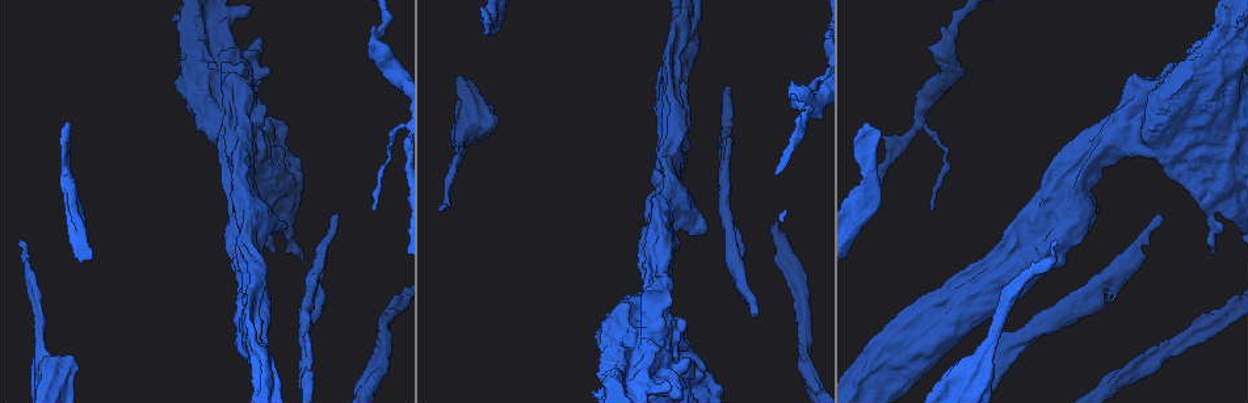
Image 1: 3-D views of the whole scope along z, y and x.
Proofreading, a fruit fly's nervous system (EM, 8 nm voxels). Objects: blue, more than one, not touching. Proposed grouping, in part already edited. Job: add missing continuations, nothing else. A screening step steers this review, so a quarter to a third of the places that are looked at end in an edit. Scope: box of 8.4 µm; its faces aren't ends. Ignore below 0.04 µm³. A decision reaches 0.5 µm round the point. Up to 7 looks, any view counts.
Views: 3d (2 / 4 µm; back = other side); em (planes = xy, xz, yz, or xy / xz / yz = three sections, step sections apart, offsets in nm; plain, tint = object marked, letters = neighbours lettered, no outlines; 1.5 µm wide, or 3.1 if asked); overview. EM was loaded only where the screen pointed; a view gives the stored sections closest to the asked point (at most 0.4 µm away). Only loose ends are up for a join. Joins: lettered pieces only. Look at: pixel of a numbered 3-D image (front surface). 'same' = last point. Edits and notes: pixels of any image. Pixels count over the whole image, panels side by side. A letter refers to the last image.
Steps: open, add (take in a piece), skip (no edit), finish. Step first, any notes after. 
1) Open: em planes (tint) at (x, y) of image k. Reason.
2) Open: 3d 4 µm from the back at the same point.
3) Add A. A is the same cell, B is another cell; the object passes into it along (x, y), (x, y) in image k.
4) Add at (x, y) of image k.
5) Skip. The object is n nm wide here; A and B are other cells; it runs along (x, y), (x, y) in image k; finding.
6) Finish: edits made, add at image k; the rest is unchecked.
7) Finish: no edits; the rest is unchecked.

Open: em planes (letters) at (869, 122) of image 1. Branch stops here.

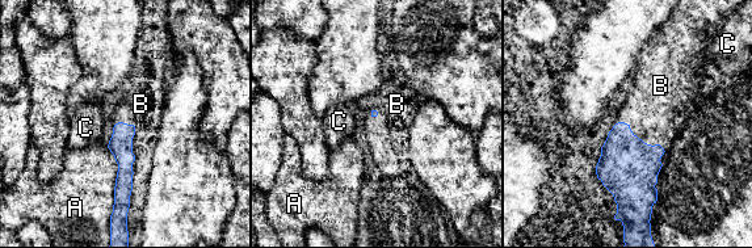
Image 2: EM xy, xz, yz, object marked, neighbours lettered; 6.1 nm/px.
Add B. B is the same cell, A and C are other cells; it goes on there.

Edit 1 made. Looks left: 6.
Open: 3d 2 µm at (1053, 244) of image 1. End of a long branch.

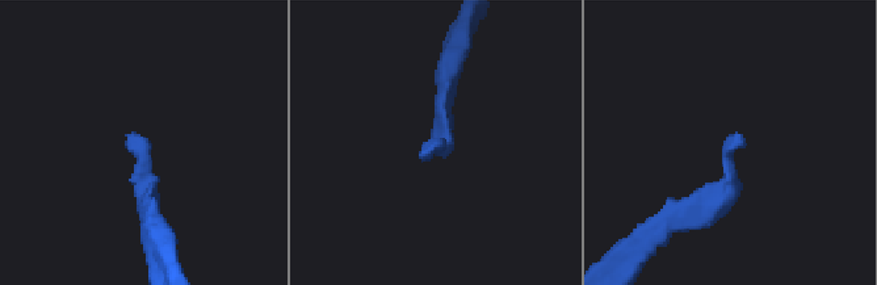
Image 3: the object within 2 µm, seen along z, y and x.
Open: em planes (letters) at (745, 141) of image 3. Now the EM.

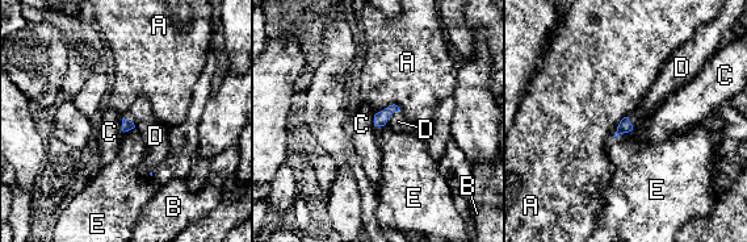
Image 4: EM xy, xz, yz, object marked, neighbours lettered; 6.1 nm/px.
Add D. The longest contact is with A, 170 nm; D is the same cell, A, B, C and E are other cells; it goes on there.

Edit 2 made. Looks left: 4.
Open: 3d 4 µm at (932, 209) of image 1. An open end.

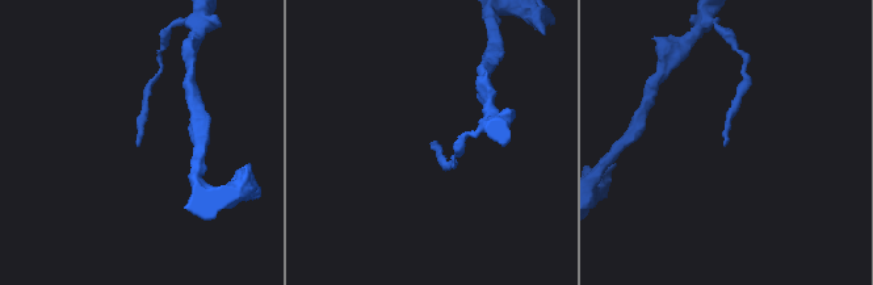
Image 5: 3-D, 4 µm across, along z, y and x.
Open: em planes (letters) at (432, 143) of image 5.

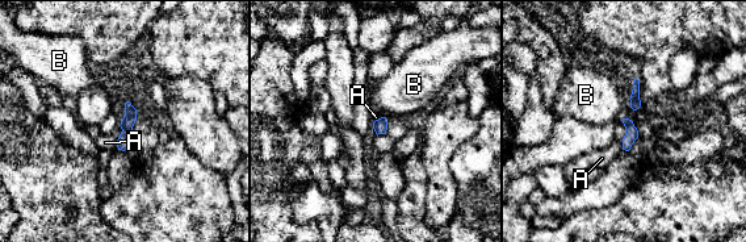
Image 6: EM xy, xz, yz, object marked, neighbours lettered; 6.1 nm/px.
Skip. A and B are other cells; none of them fits.

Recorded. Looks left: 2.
Finish: edits made, add at image 2, add at image 4; the rest is unchecked.

